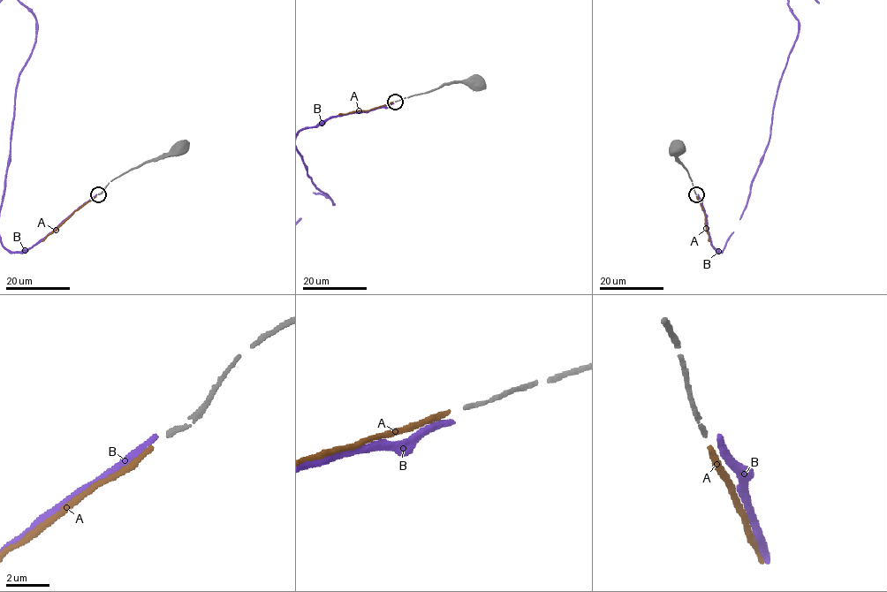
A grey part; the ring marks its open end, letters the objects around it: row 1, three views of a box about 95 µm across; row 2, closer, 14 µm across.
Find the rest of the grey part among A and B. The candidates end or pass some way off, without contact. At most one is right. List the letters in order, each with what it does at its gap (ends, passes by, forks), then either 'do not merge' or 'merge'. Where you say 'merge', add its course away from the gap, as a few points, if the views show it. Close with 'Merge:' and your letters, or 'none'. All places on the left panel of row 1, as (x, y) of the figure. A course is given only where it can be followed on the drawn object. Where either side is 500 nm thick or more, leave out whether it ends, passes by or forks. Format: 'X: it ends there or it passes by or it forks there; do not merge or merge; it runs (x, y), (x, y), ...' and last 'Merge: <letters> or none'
A: it ends there; merge; it runs (96, 196), (41, 241)
B: it ends there; do not merge
Merge: A

